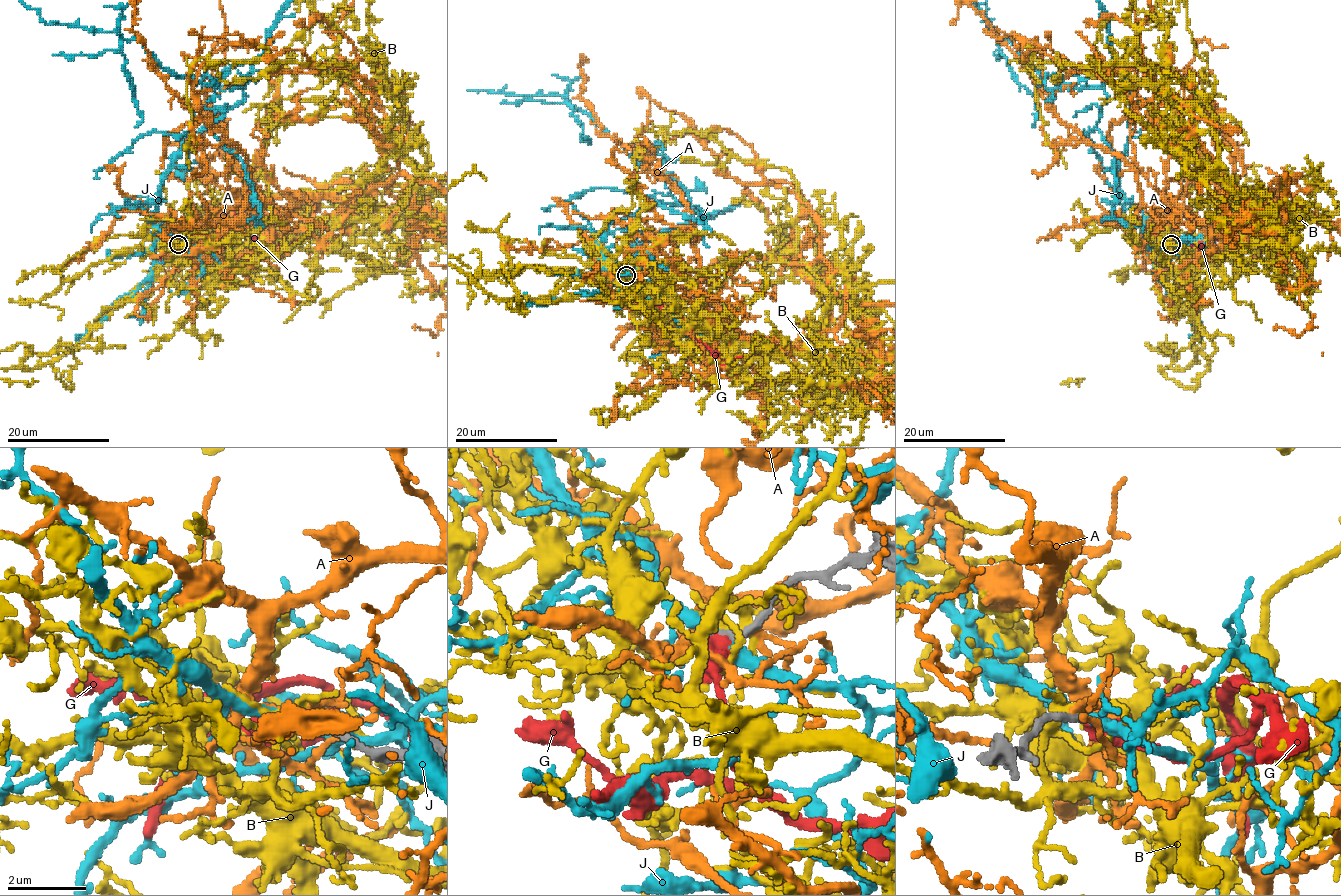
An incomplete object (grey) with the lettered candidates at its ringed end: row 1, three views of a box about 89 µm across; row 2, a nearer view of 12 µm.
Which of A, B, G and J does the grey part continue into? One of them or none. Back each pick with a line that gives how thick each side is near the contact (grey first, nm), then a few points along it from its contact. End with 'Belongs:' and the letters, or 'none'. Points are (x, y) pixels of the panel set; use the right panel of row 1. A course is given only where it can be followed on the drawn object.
G: calibres 170 and 500 nm
Belongs: G

